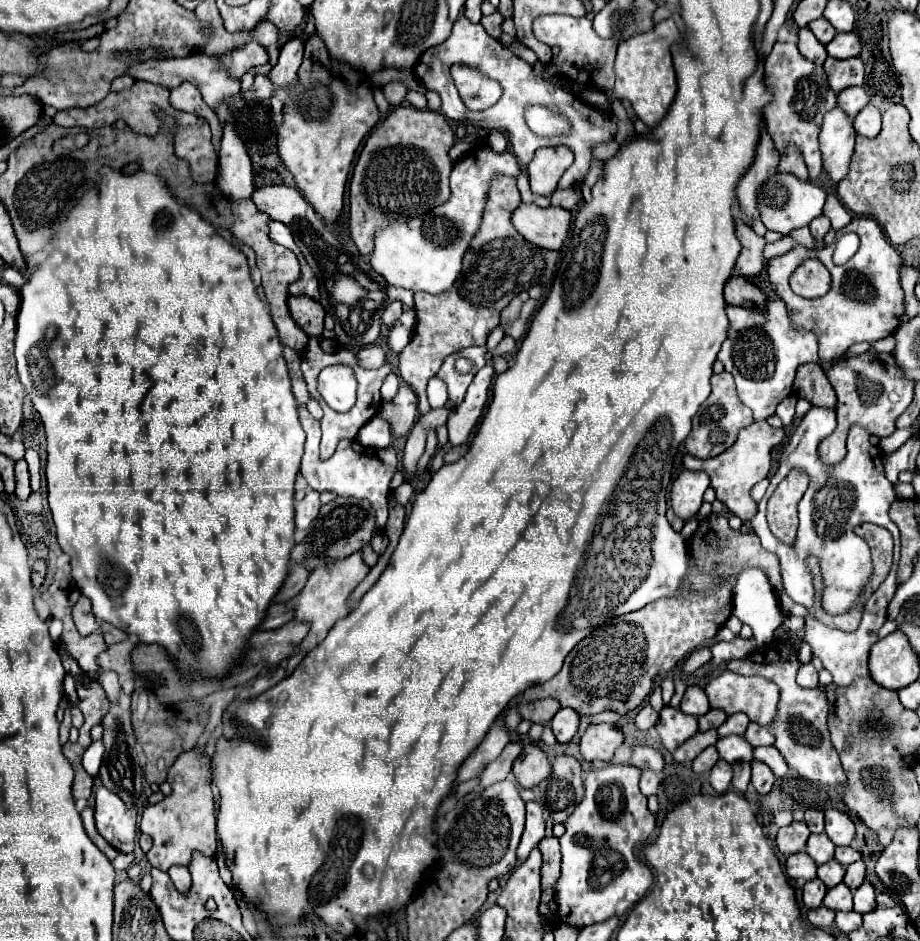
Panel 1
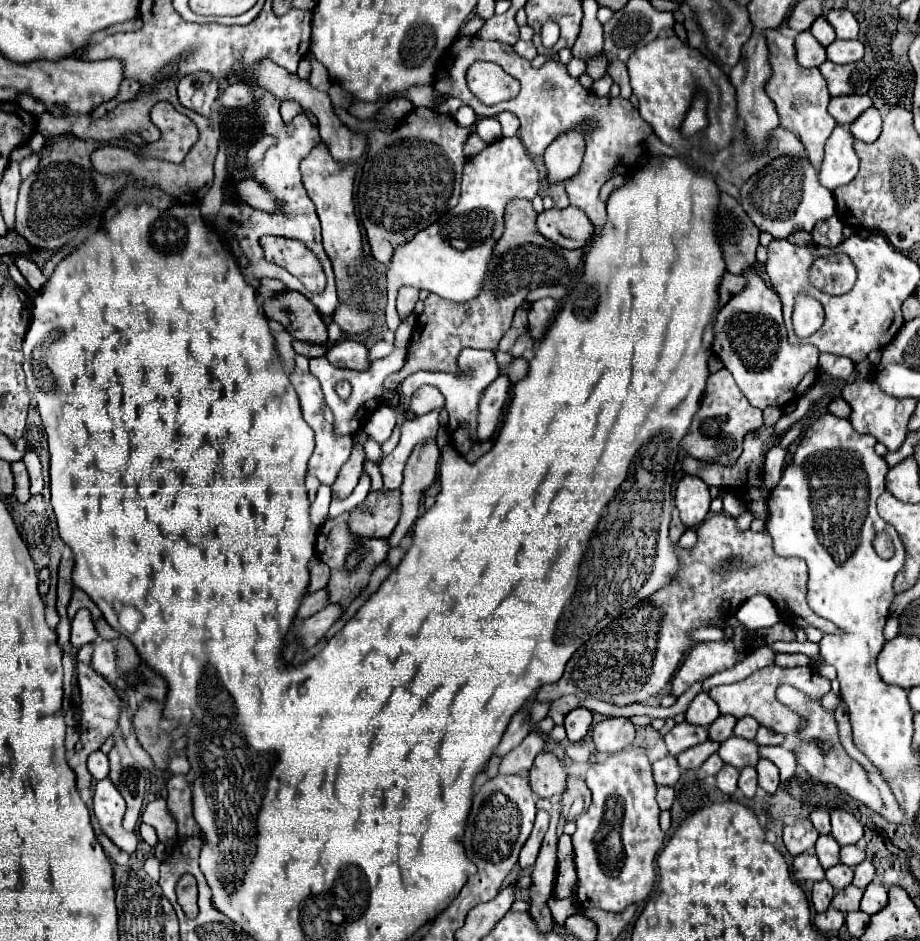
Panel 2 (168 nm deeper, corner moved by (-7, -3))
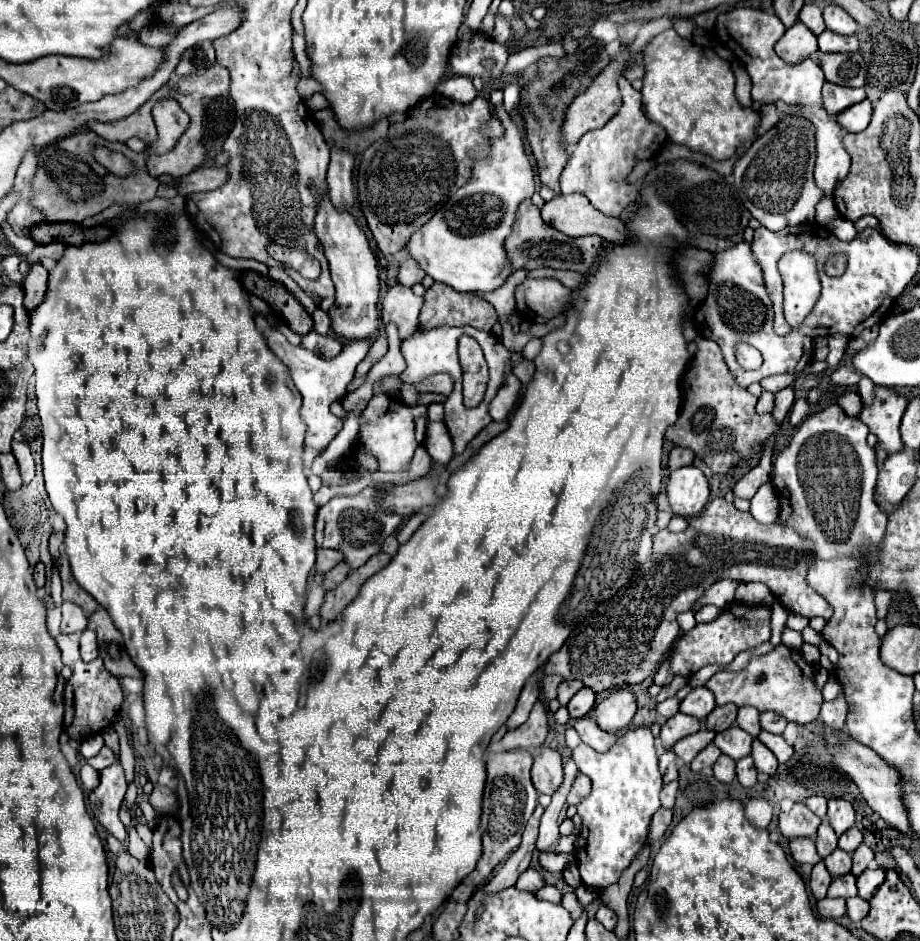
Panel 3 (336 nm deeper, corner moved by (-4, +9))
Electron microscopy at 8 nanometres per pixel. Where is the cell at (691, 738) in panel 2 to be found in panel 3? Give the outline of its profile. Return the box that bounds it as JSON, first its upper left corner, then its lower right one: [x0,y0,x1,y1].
[660,712,700,750]

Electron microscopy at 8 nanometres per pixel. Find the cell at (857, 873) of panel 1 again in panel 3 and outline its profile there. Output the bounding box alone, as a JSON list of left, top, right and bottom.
[852,844,874,876]

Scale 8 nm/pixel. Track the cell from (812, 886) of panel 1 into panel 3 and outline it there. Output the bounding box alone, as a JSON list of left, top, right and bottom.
[810,862,832,900]

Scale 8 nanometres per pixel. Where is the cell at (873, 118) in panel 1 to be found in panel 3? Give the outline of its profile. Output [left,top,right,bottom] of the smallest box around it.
[836,100,872,132]

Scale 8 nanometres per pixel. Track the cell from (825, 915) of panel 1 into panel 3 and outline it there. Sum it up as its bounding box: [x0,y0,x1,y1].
[816,898,846,918]

